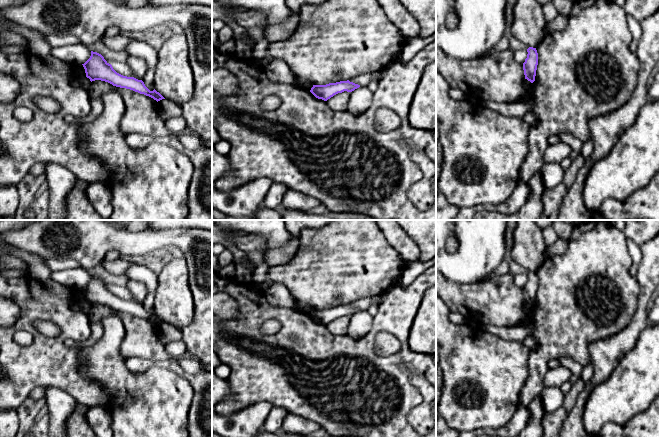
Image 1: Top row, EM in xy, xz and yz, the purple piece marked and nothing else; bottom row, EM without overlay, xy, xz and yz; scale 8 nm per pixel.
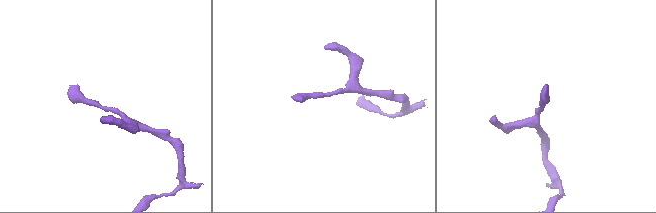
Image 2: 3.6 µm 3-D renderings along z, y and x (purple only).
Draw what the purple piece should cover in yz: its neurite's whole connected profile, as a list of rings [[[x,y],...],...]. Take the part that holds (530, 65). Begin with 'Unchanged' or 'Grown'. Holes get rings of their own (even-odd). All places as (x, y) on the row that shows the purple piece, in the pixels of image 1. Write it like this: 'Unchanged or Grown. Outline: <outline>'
Unchanged. Outline: [[[529,47],[527,49],[527,58],[523,63],[525,79],[533,83],[535,81],[536,70],[538,65],[538,53],[536,48]]]

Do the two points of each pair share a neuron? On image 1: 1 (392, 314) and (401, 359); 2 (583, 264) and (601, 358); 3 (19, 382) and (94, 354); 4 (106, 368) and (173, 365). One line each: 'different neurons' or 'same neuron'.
1: same neuron
2: different neurons
3: different neurons
4: different neurons

